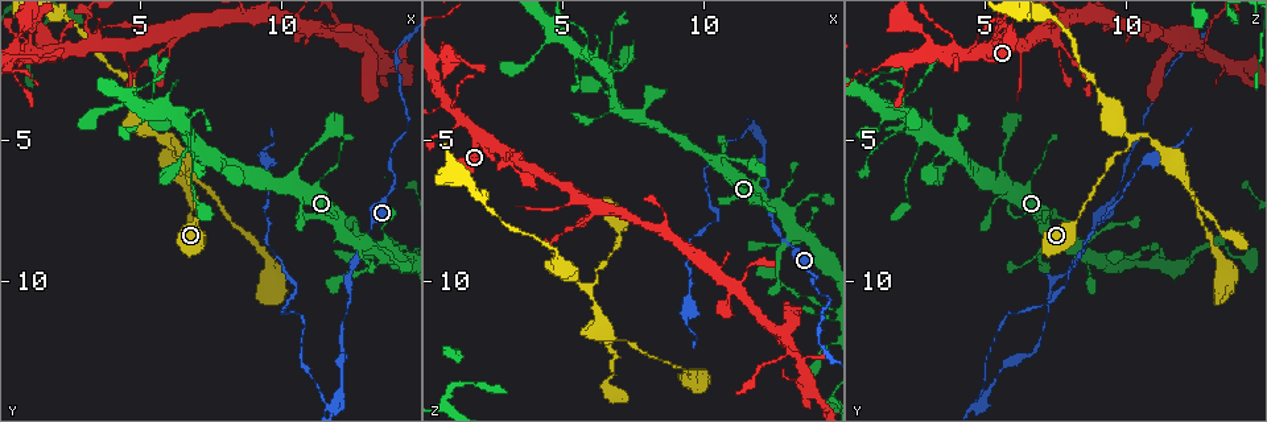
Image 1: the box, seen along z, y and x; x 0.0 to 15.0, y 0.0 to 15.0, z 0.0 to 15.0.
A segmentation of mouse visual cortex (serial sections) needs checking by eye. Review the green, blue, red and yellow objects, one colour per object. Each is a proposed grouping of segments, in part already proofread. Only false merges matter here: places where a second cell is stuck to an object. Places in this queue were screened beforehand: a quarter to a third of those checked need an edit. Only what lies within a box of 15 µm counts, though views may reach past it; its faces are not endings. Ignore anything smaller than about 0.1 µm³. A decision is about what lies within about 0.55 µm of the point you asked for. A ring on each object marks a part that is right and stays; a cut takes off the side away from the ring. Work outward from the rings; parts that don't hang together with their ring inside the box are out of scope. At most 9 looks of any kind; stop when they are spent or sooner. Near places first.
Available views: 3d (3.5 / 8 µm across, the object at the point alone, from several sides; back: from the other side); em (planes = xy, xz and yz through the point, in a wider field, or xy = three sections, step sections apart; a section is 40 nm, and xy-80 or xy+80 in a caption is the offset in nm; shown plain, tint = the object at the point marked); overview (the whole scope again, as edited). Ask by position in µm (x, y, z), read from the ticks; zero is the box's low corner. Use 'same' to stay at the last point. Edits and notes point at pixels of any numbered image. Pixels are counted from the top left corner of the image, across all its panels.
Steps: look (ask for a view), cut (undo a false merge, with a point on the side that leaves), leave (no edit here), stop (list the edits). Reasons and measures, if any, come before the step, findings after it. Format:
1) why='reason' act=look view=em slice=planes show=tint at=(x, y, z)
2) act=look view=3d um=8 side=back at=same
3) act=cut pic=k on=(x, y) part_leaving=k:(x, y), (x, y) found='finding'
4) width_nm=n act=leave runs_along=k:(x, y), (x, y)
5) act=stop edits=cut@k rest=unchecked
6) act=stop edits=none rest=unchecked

why='looks like a crossing' act=look view=3d um=3.5 at=(4.6, 3.6, 1.4)

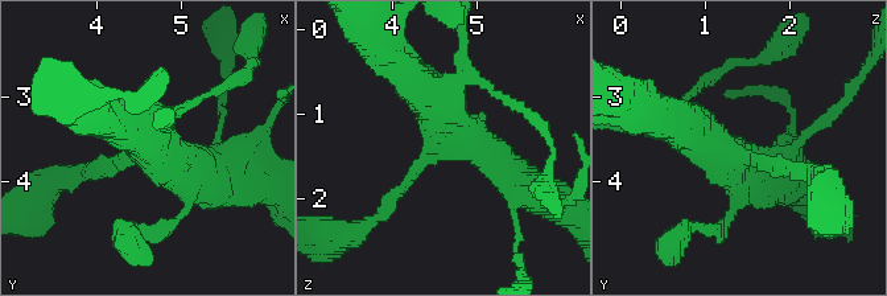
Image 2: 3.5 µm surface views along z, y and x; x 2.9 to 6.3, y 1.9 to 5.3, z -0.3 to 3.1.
act=look view=em slice=xy step=2 show=tint at=(4.60, 3.75, 1.45)

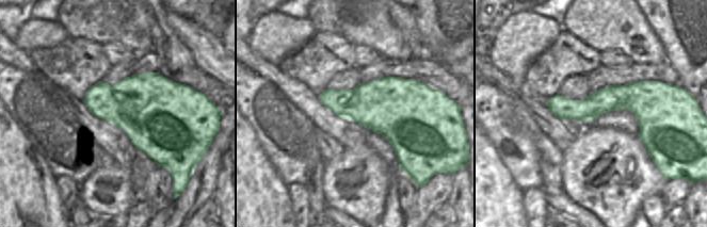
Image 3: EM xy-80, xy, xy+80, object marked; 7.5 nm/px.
act=leave runs_along=2:(531, 190), (409, 78) found='continuous, no second cell'

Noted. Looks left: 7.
why='branch point' act=look view=3d um=8 at=(5.9, 5.0, 10.1)

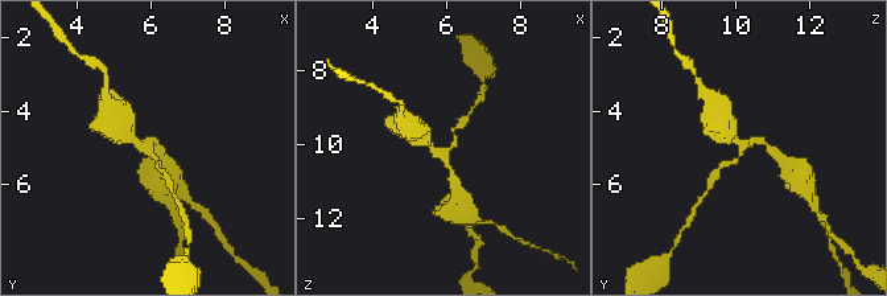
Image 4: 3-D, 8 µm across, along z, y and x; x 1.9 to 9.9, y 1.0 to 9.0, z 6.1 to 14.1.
act=look view=3d um=3.5 at=(5.9, 5.2, 10.2)

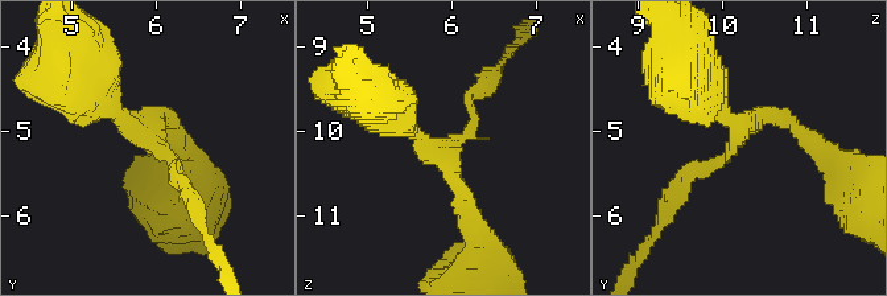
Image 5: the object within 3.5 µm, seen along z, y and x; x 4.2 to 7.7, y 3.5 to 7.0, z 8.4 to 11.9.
act=leave found='continuous, no second cell'

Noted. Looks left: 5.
why='three-way junction' act=look view=3d um=3.5 at=(6.6, 6.3, 12.2)

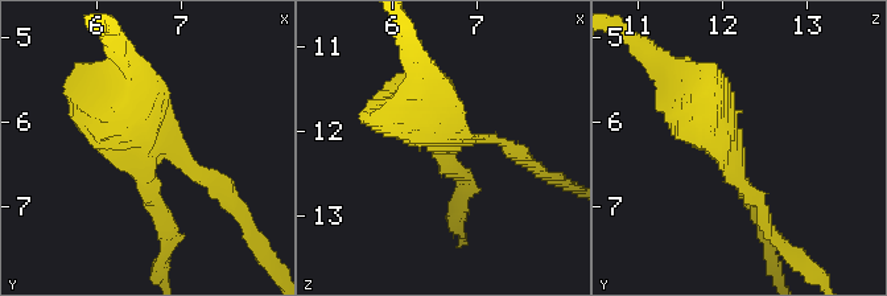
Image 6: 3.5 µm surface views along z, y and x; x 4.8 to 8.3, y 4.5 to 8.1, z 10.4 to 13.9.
act=look view=em slice=xy step=3 show=tint at=(6.65, 6.25, 12.10)

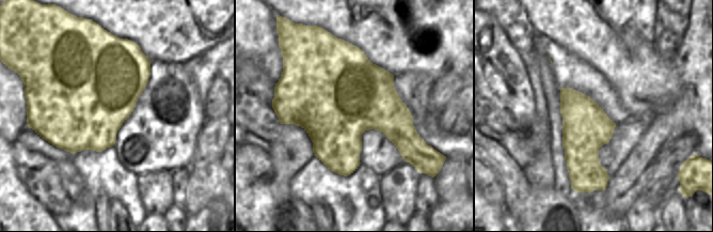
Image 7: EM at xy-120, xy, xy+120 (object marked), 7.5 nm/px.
why='another direction' act=look view=em slice=xy step=5 show=tint at=same

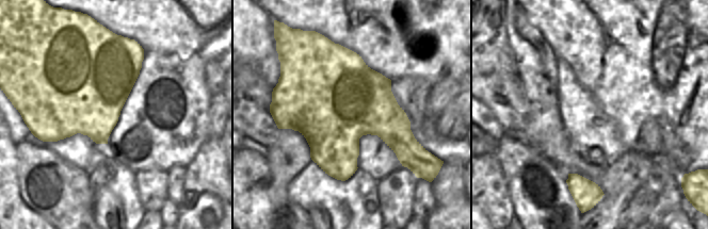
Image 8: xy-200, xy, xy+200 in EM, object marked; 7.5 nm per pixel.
arms=3 act=leave runs_along=6:(135, 79), (127, 120), (225, 189) found='one cell here'

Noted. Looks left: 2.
why='calibre changes' act=look view=3d um=3.5 at=(13.1, 8.2, 8.7)

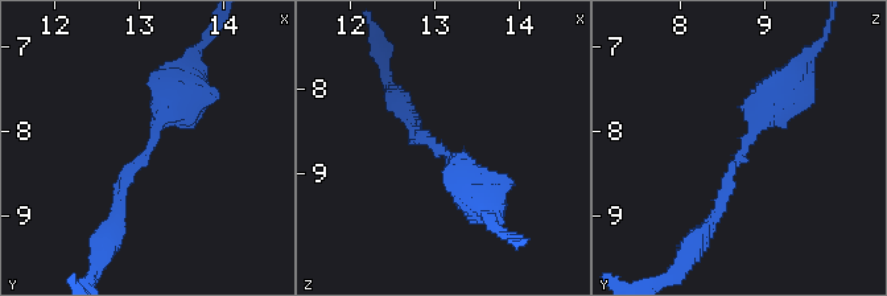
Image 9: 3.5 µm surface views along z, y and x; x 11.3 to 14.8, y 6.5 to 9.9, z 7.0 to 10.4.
act=leave runs_along=9:(786, 94), (762, 114), (708, 227) found='one cell here'

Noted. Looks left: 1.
act=stop edits=none rest=unchecked

